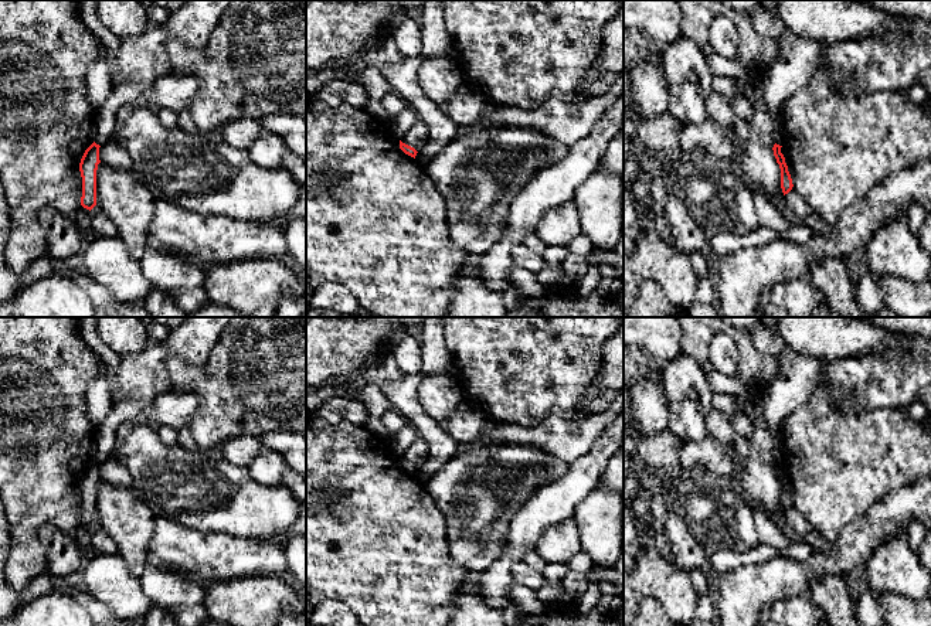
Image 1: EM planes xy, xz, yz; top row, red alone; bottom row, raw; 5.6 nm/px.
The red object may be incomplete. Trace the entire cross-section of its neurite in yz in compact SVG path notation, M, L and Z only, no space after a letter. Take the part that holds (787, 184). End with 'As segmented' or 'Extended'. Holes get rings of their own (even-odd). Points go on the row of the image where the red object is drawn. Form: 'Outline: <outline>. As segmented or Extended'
Outline: M775 143L772 150L774 150L774 156L777 159L777 163L779 164L779 169L781 169L781 188L782 188L782 193L785 195L792 190L794 184L792 184L791 174L788 171L788 166L785 163L785 157L781 153L781 147L782 146Z. As segmented

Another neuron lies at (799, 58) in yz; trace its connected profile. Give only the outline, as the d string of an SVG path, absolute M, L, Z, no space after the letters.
M789 28L784 30L778 42L778 61L762 75L764 102L772 113L809 82L829 47L826 42L802 38Z

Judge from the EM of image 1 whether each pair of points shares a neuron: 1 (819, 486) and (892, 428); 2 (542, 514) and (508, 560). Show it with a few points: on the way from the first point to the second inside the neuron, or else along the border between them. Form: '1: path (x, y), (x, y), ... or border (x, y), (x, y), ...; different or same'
1: path (838, 472), (853, 459), (863, 456), (873, 446); same
2: path (530, 526), (516, 548); same

